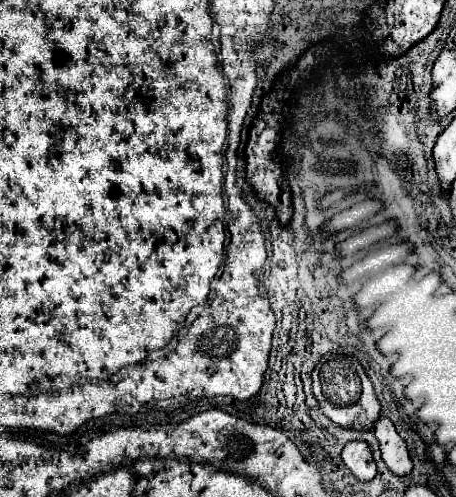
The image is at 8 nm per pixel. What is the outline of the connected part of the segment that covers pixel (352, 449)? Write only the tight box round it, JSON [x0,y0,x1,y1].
[341,441,377,481]

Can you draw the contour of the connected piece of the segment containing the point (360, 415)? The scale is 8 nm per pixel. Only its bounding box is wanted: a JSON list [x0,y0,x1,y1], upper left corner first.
[311,353,379,431]

